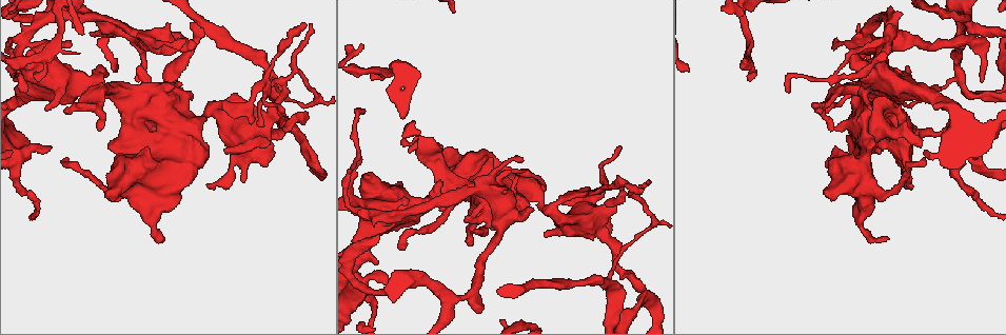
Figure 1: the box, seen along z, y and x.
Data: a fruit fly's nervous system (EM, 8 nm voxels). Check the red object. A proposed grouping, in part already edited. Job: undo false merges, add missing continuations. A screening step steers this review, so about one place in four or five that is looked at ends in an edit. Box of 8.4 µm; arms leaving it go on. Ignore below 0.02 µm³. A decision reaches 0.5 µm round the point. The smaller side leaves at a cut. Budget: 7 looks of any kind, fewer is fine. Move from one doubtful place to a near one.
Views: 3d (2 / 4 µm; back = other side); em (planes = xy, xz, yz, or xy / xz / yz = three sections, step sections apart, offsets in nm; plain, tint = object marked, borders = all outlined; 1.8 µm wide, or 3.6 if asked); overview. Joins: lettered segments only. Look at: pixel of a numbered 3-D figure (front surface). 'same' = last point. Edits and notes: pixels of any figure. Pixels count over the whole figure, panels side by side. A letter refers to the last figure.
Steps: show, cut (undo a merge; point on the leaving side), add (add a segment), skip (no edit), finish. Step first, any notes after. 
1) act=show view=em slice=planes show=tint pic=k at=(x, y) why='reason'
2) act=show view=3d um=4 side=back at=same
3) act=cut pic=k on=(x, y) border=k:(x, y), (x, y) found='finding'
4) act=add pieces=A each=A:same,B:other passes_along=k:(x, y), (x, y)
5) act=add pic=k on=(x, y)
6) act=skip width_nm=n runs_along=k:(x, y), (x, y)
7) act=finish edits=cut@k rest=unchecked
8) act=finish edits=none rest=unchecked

act=show view=em slice=xy step=4 show=tint pic=1 at=(378, 290) why='sudden change in width'

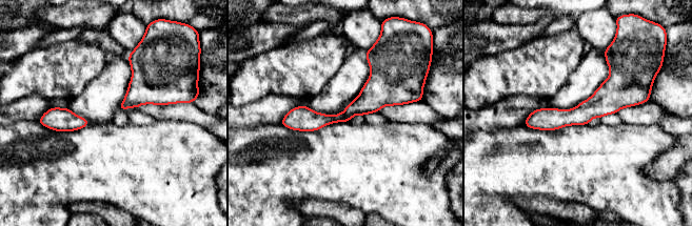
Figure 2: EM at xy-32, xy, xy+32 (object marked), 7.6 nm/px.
act=show view=em slice=planes show=borders at=same

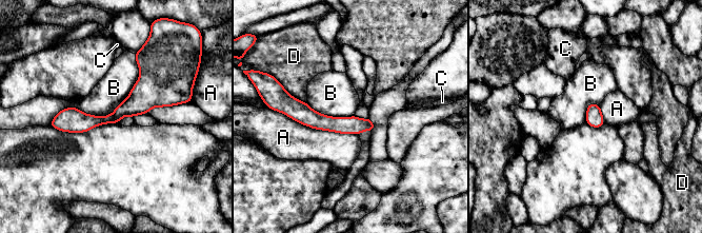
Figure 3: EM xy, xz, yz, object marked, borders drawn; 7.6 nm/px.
act=skip each=A:other,B:other,C:other,D:other found='continuous, no second neuron'

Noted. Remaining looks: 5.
act=show view=em slice=planes show=borders pic=1 at=(471, 244)

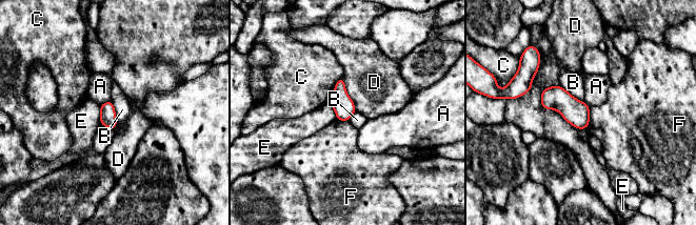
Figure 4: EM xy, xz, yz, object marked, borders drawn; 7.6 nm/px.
act=skip each=A:other,B:other,C:other,D:other,E:other,F:other found='no lettered segment goes on from it'

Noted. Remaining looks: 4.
act=show view=em um=3.6 slice=planes show=borders pic=1 at=(816, 110) why='branch stops here'

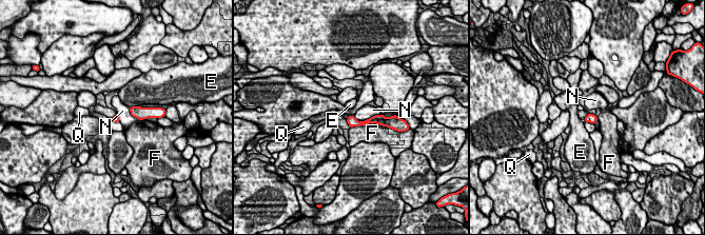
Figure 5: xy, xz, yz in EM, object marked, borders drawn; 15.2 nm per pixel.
act=skip longest_contact=F:550nm each=E:other,F:other,N:other,Q:other runs_along=5:(382, 118), (366, 122), (349, 120) found='no lettered segment goes on from it'

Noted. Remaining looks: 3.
act=finish edits=none rest=unchecked

